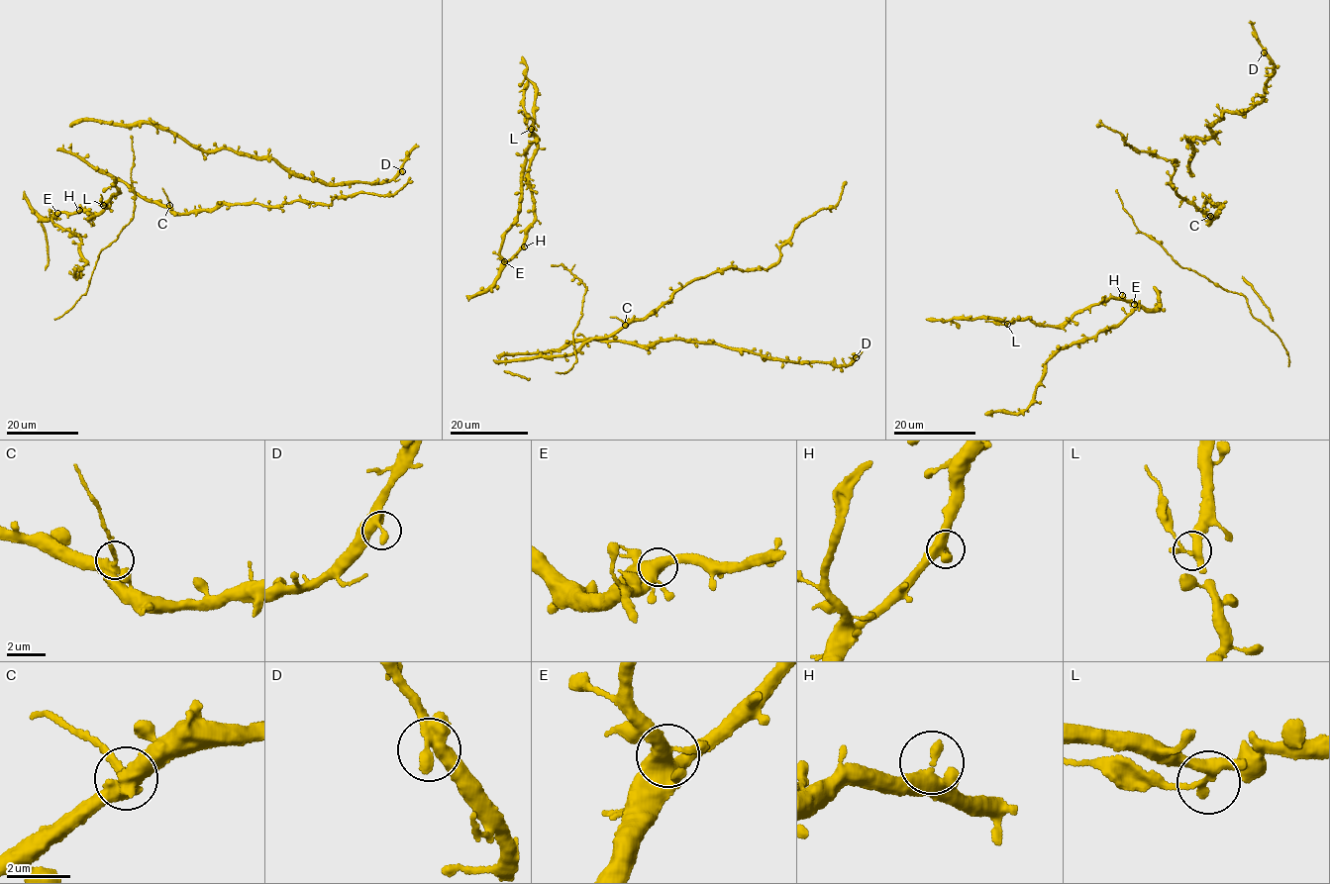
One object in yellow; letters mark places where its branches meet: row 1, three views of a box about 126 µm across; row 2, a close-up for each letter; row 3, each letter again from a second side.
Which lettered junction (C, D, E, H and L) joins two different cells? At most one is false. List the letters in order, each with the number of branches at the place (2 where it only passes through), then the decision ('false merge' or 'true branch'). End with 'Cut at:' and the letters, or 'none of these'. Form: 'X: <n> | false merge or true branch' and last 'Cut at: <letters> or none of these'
C: 4 | false merge
D: 3 | true branch
E: 4 | true branch
H: 3 | true branch
L: 3 | true branch
Cut at: C

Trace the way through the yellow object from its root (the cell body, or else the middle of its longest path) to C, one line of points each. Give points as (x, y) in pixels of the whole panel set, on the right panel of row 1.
C: (1205, 202), (1208, 199), (1215, 204), (1222, 205), (1215, 215), (1217, 216), (1210, 216)

